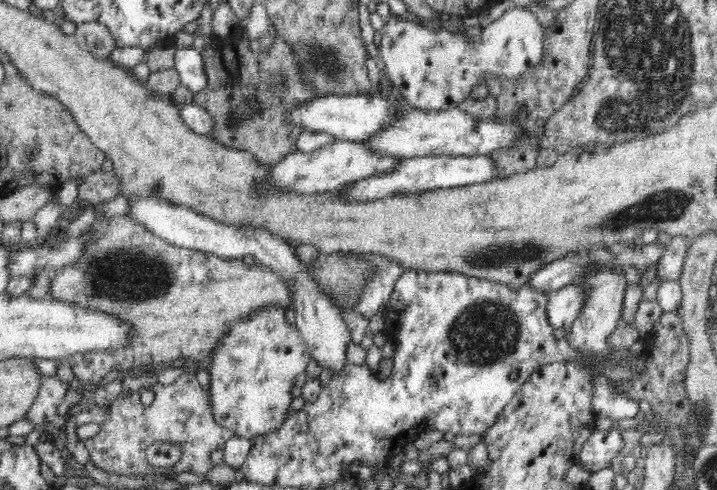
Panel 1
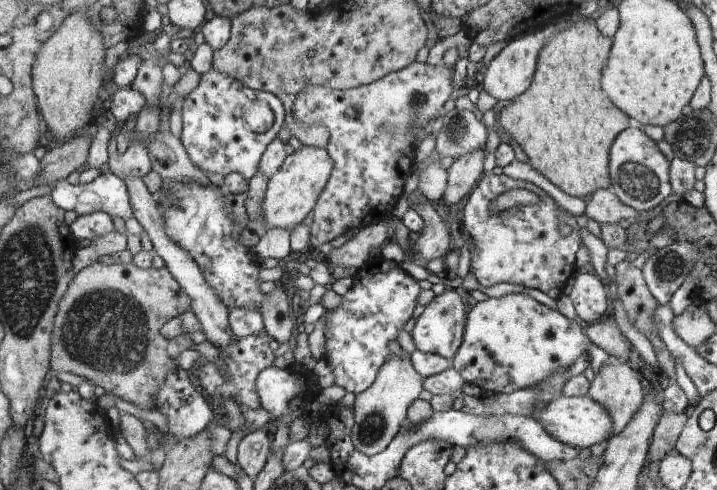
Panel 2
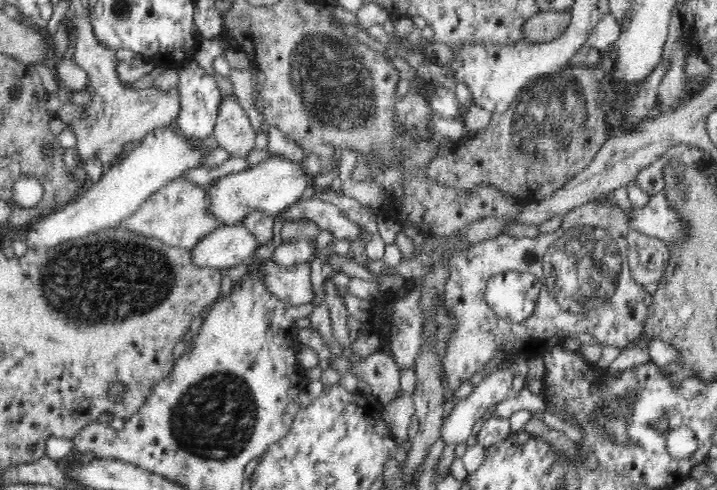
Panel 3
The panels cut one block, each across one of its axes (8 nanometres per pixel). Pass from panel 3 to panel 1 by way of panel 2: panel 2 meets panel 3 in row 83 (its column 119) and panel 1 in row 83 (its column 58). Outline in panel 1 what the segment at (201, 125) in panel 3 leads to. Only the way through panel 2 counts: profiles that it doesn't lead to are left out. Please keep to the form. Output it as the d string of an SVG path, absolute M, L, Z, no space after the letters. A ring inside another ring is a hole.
M193 47L182 48L175 53L175 70L180 81L193 94L200 93L208 82L204 73L204 60L201 52Z

